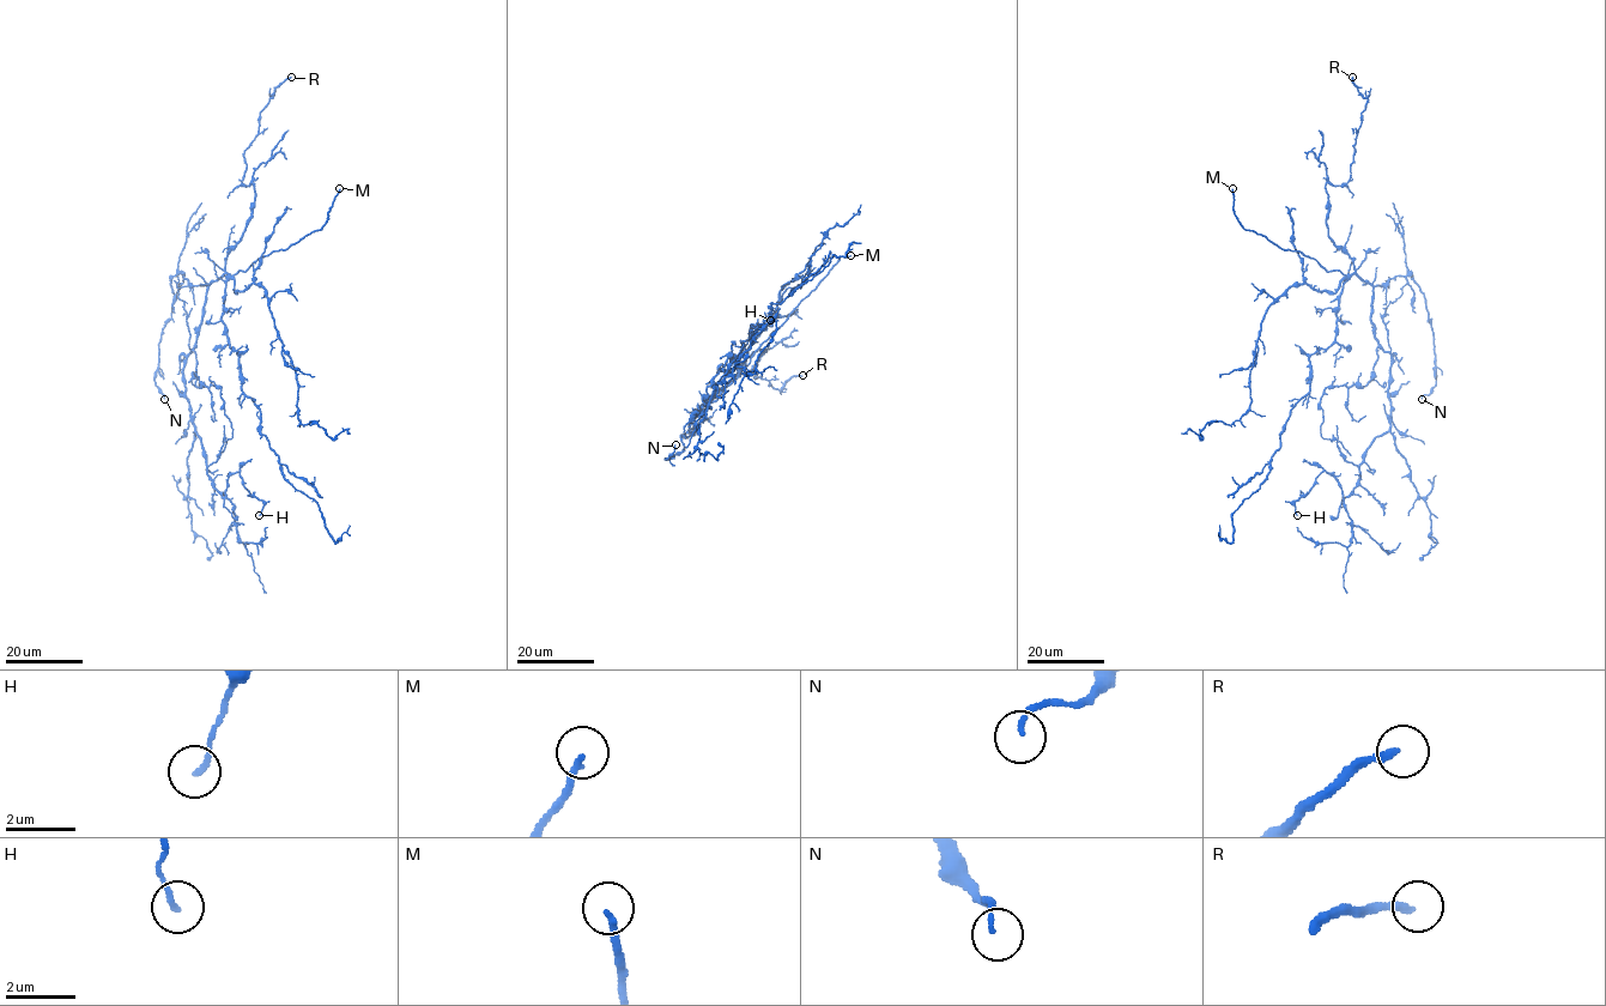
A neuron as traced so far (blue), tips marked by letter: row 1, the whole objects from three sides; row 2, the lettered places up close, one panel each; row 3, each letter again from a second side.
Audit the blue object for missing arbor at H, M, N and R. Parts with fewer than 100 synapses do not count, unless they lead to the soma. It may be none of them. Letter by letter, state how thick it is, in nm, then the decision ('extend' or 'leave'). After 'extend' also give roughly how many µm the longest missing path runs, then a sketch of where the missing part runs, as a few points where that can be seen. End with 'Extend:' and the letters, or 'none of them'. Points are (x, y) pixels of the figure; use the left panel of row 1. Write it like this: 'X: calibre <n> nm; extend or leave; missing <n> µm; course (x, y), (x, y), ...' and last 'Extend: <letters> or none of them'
H: calibre 150 nm; leave
M: calibre 170 nm; extend; missing 110 µm
N: calibre 110 nm; leave
R: calibre 240 nm; leave
Extend: M

